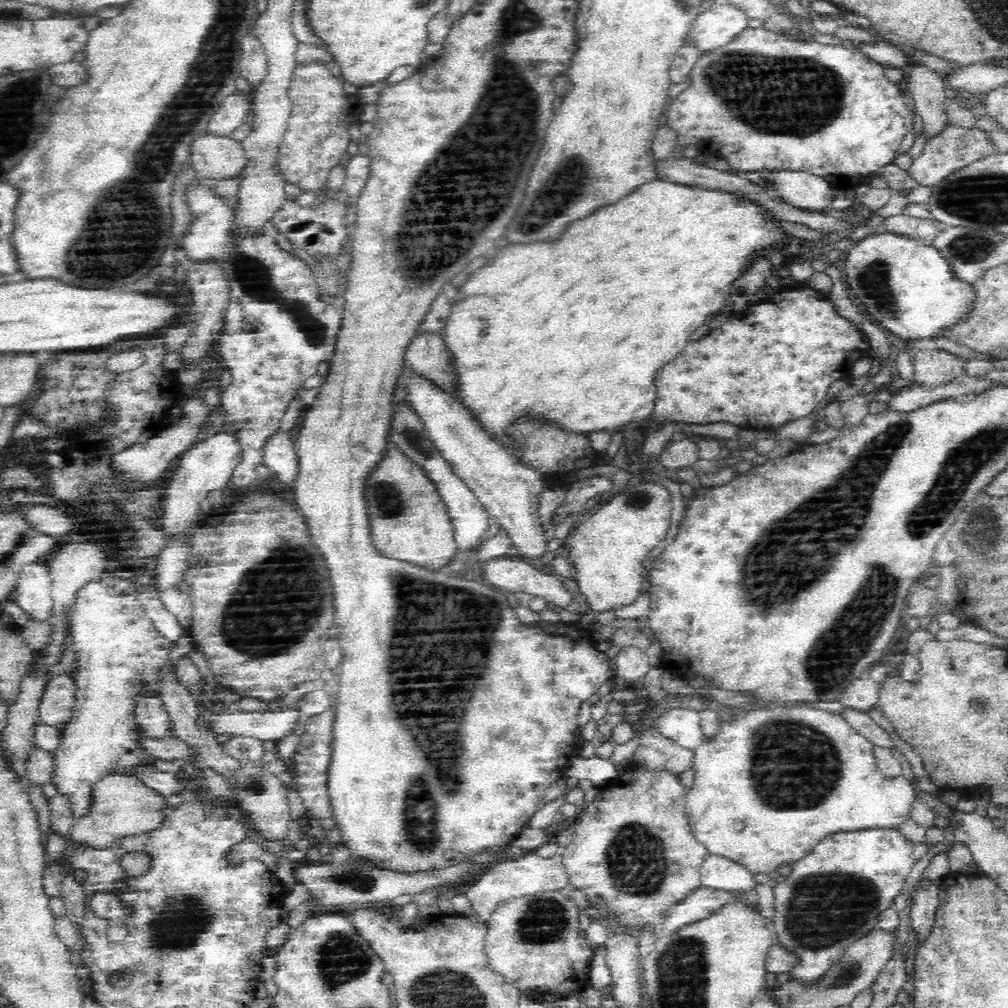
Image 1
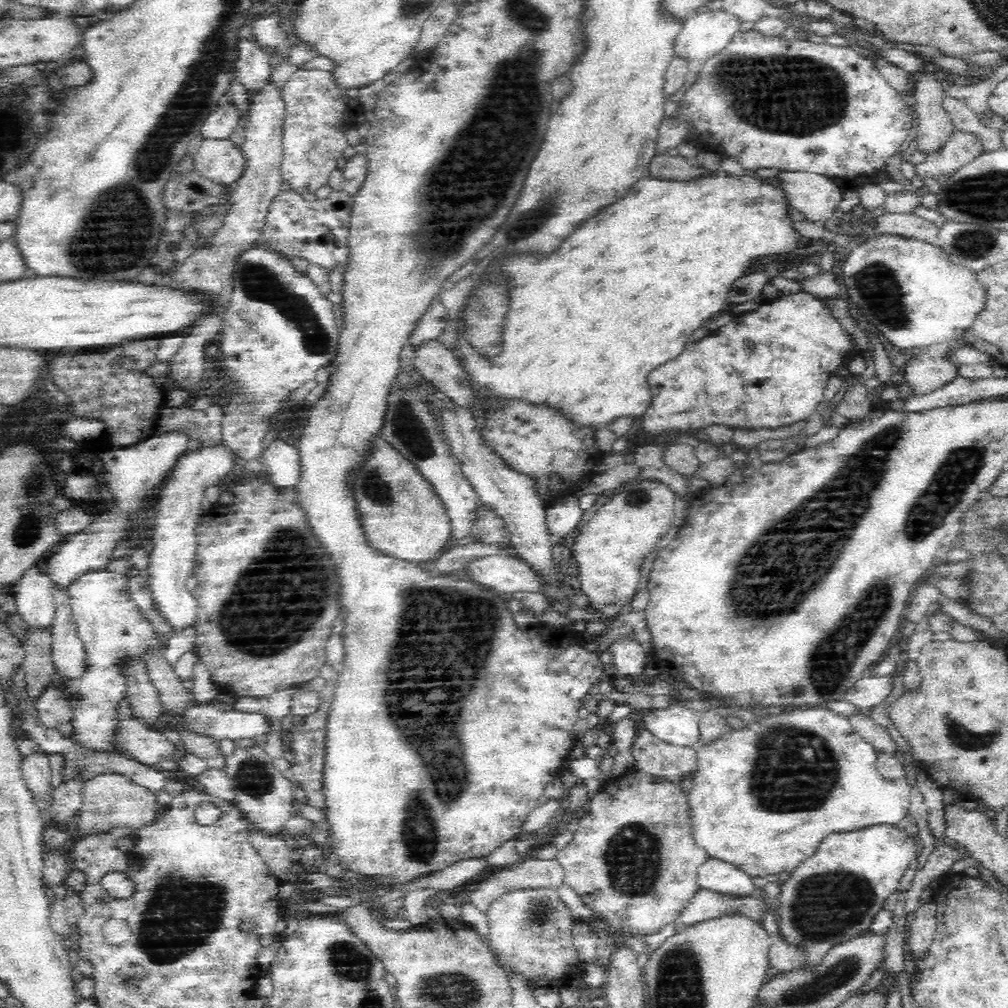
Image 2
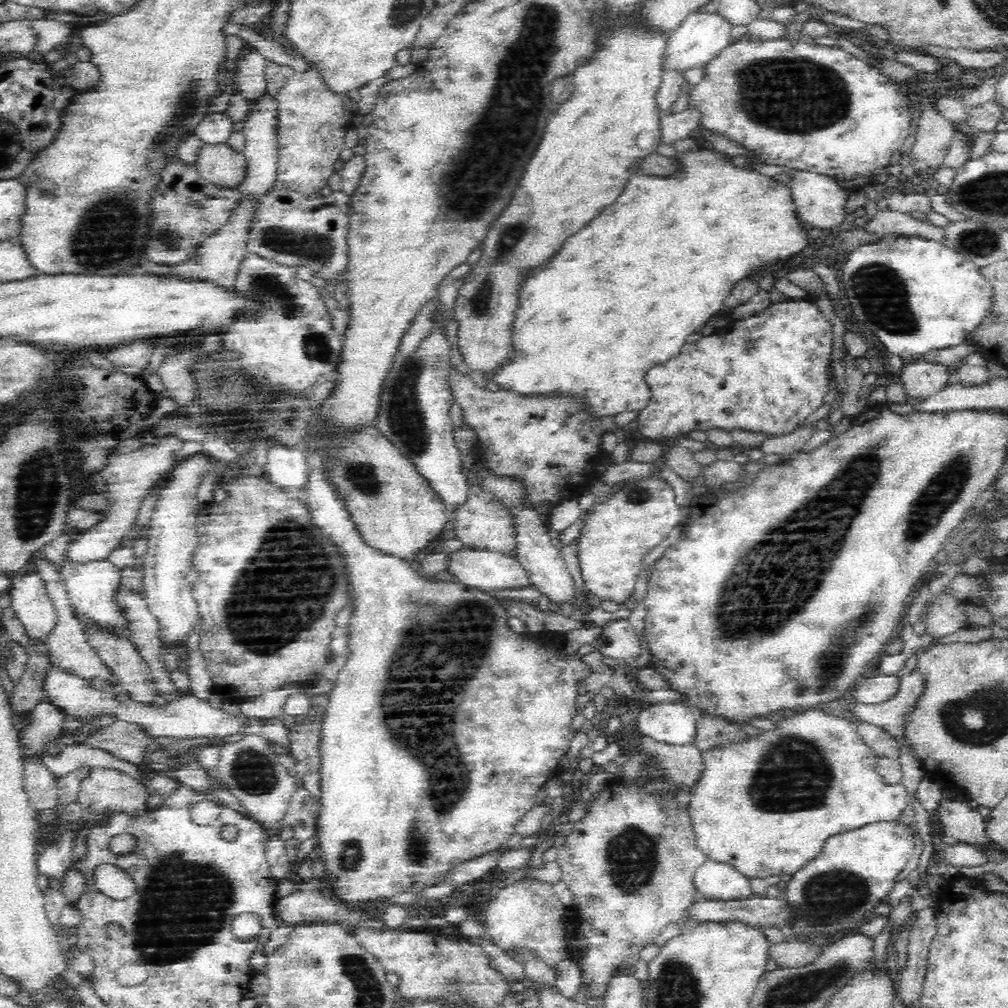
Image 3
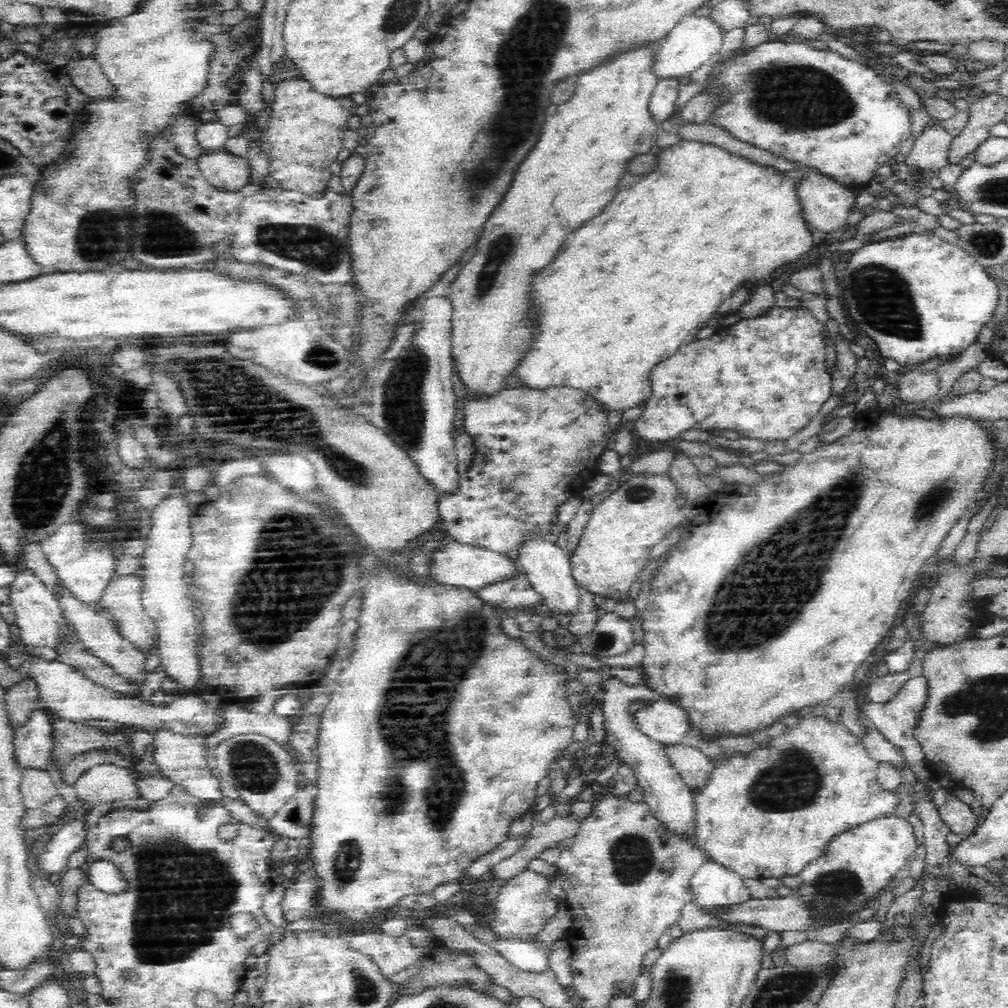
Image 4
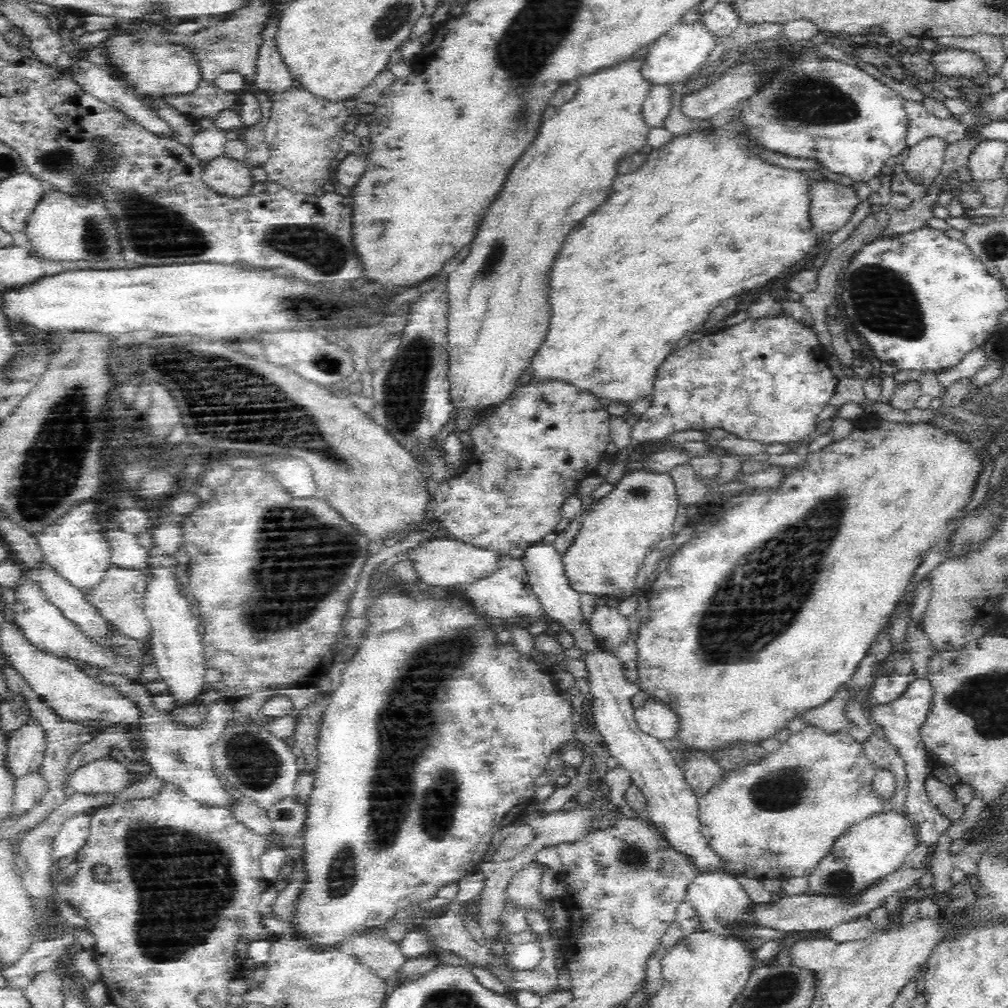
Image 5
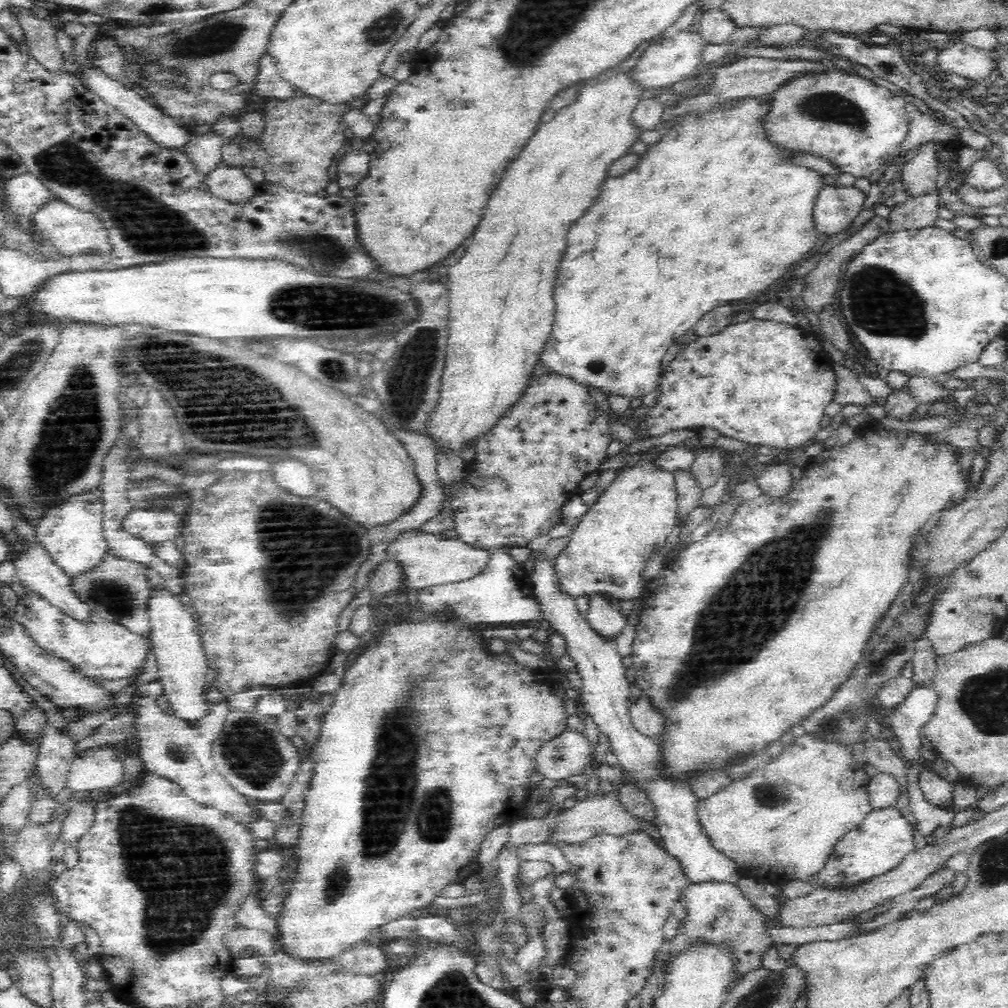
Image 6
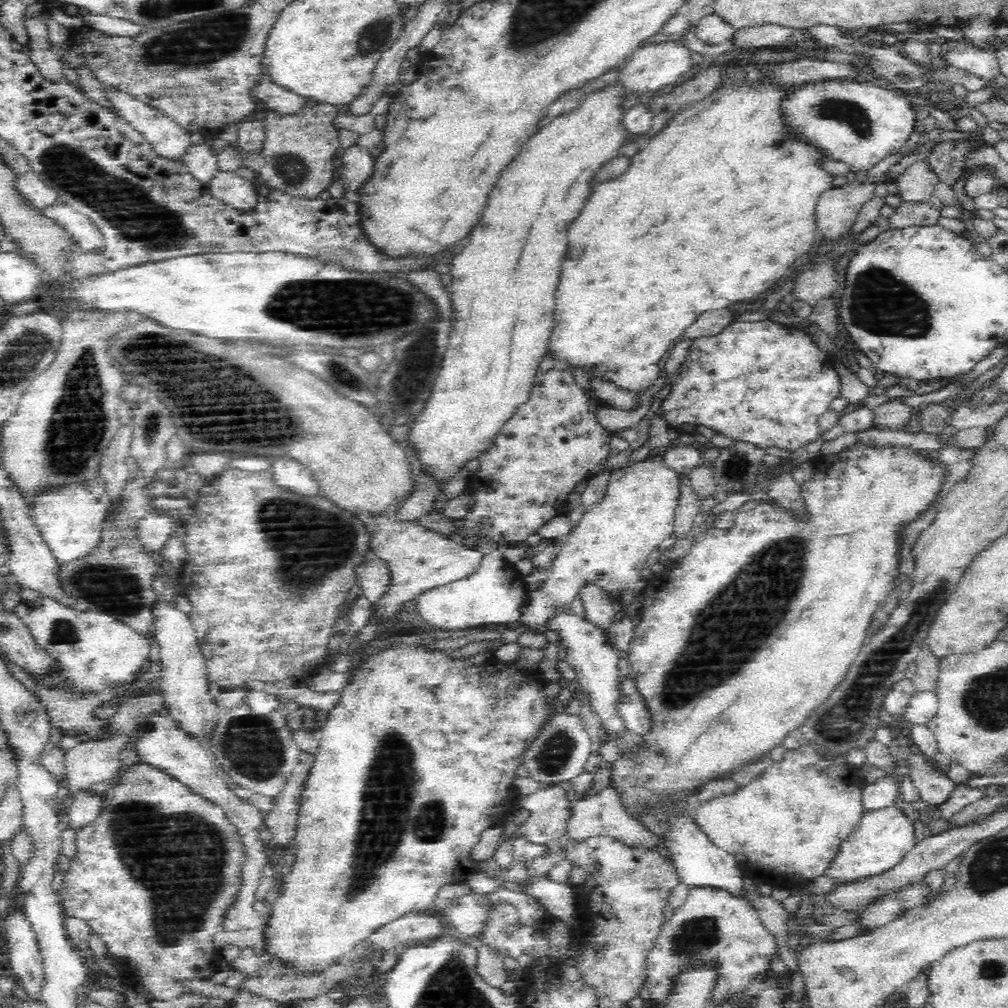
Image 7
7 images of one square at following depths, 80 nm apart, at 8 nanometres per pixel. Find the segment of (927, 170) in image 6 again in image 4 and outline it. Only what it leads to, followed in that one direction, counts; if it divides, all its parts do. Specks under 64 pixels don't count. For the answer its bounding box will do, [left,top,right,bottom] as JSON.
[906,127,952,173]

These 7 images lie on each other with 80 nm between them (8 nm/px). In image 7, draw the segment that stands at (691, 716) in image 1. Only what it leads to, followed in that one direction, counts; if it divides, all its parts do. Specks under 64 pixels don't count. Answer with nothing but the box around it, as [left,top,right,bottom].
[615,691,652,736]

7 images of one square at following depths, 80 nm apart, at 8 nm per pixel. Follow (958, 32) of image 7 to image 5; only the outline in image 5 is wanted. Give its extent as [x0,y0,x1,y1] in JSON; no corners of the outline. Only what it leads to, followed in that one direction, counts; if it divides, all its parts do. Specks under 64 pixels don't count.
[931,49,986,78]

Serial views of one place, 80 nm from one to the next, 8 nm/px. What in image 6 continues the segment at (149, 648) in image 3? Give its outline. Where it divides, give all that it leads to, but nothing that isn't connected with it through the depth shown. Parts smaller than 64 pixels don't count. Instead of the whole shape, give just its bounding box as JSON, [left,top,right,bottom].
[69,548,154,636]

